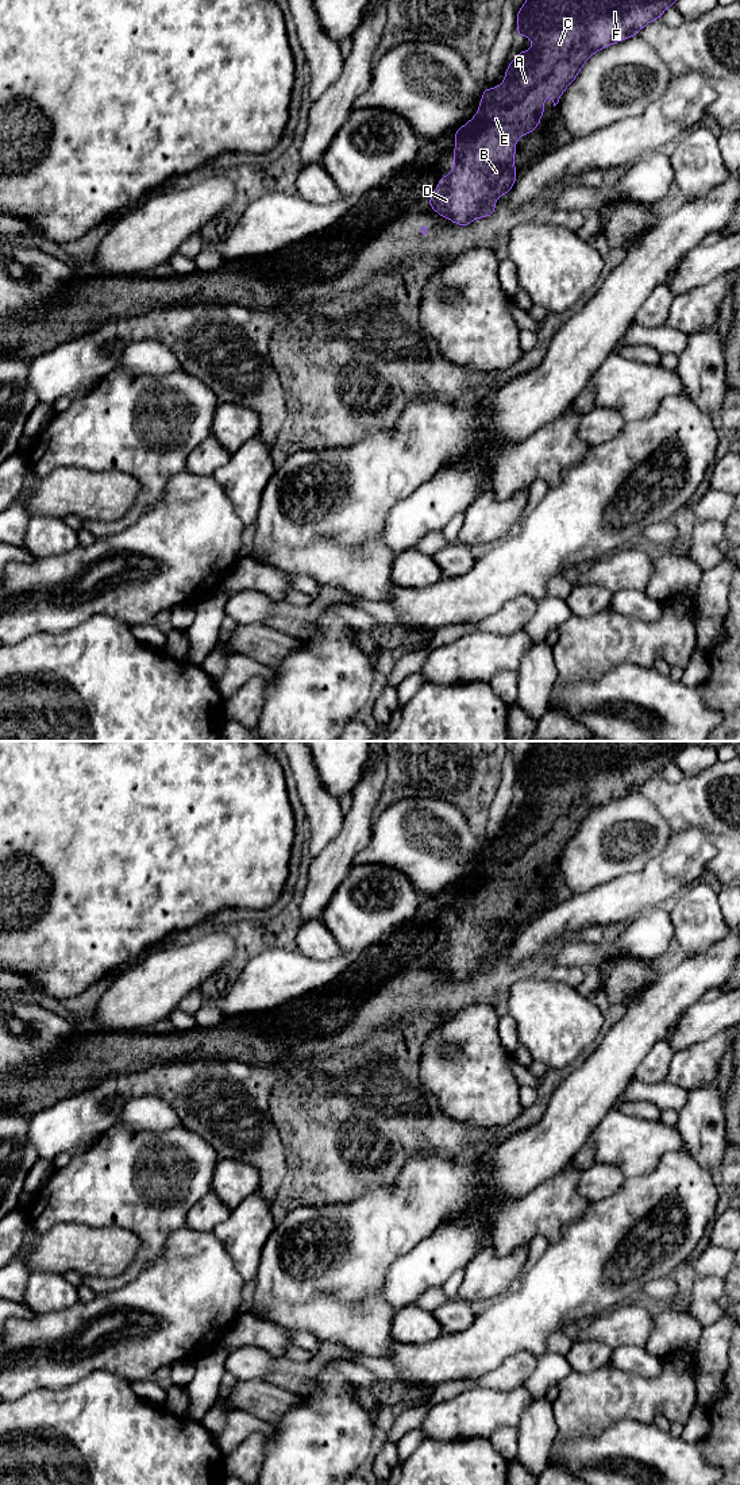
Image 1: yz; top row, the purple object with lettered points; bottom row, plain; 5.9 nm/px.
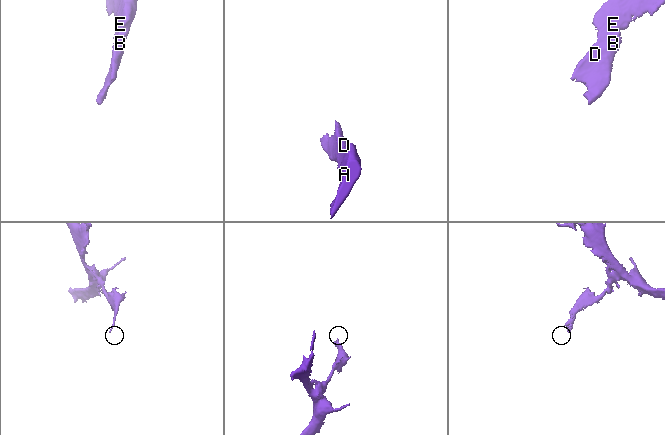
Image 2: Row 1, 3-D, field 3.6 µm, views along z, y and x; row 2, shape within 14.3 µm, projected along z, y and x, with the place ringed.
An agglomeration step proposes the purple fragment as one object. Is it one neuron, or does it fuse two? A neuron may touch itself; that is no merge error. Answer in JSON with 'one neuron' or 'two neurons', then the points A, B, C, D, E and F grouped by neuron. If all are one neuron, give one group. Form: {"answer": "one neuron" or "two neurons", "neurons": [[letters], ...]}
{"answer": "one neuron", "neurons": [["A", "B", "C", "D", "E", "F"]]}

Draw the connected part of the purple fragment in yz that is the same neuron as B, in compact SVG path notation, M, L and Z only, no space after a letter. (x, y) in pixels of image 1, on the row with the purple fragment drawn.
M527 0L517 11L517 32L533 40L533 49L519 51L514 61L506 65L505 81L493 88L483 88L482 101L477 115L463 127L452 132L456 138L454 171L440 177L440 181L427 204L443 217L462 227L467 227L477 217L489 217L496 211L494 198L510 189L516 181L517 169L513 165L516 139L533 132L544 113L543 100L548 92L554 107L559 103L564 89L575 80L579 70L593 53L612 43L621 42L637 32L650 22L660 19L667 7L677 0Z

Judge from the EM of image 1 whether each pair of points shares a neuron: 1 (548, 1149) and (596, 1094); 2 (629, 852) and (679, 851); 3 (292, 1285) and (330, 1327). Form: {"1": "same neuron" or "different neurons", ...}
{"1": "same neuron", "2": "different neurons", "3": "different neurons"}

